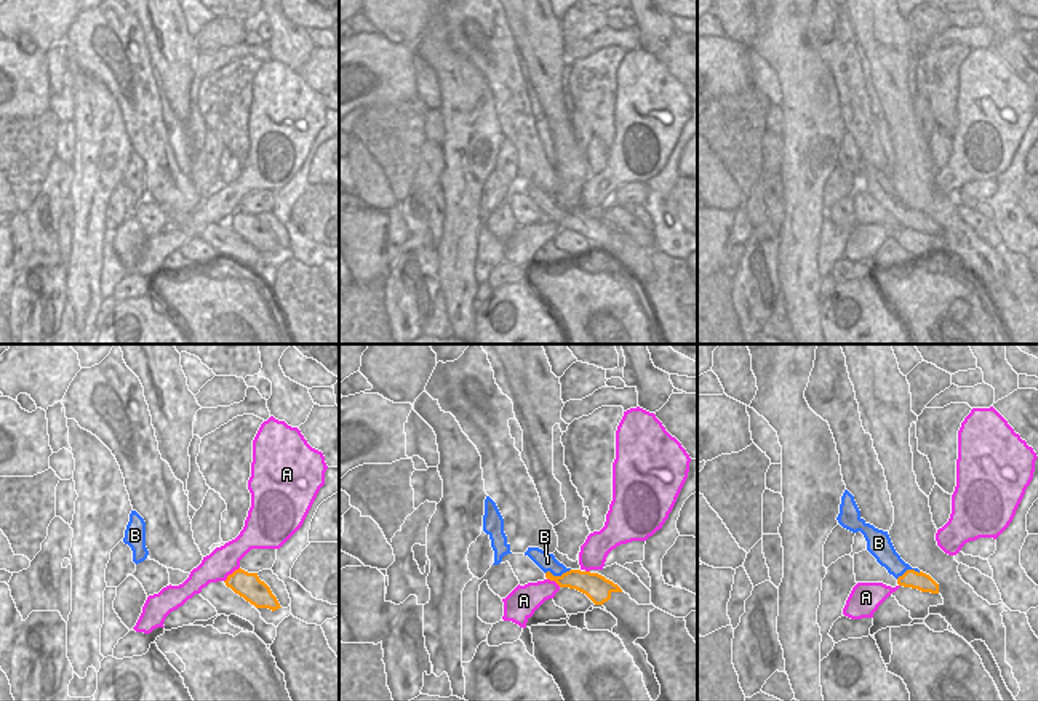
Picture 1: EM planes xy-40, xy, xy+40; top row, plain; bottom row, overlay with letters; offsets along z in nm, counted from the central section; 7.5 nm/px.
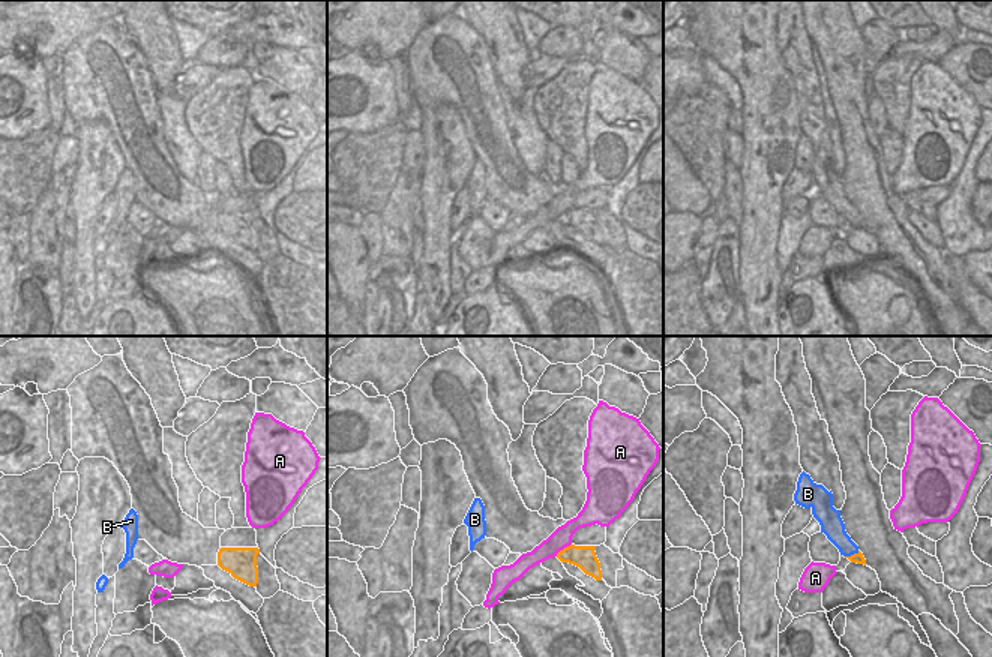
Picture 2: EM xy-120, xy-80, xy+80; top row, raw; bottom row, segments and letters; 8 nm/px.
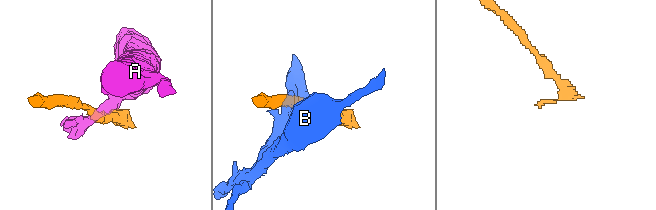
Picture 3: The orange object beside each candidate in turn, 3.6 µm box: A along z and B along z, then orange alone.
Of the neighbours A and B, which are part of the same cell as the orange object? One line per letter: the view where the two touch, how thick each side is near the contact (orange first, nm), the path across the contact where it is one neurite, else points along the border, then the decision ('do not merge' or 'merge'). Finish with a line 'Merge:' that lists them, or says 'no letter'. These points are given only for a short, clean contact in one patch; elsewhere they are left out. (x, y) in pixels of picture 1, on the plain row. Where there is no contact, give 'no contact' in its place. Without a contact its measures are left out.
A: contact in xy-40; calibres 190 and 220 nm; do not merge
B: contact in xy; calibres 170 and 140 nm; border xy (570, 210), (560, 216), (546, 215); do not merge
Merge: no letter

